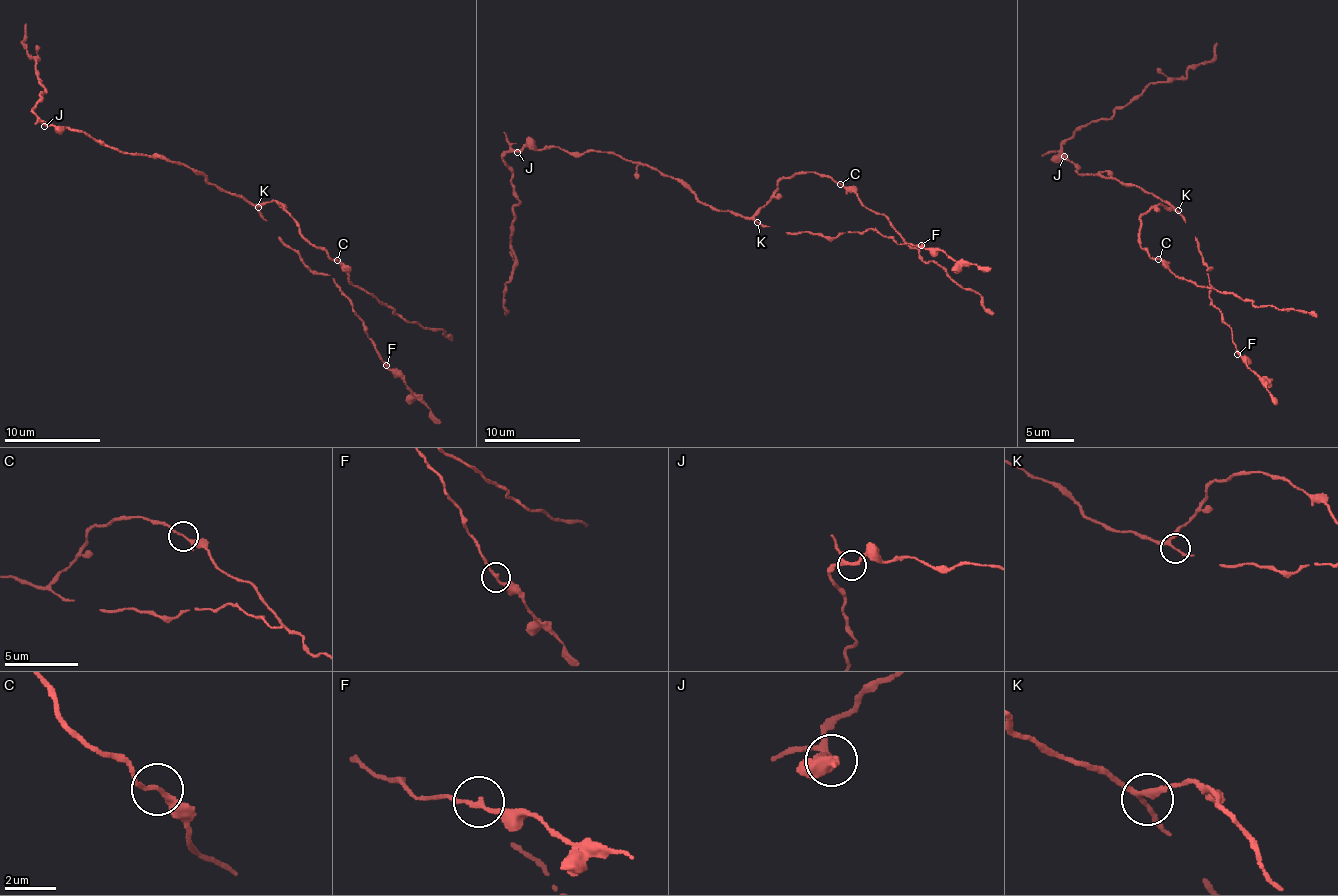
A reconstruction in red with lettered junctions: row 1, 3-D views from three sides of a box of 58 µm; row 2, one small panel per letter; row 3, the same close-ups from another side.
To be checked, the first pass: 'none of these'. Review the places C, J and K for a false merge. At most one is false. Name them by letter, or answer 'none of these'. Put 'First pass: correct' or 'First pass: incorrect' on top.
First pass: correct
none of these

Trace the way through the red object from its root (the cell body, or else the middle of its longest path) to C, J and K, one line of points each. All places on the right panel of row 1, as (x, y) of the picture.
C: (1144, 190), (1172, 206), (1155, 204), (1140, 218), (1140, 247), (1159, 259)
J: (1144, 190), (1102, 175), (1078, 174), (1076, 166), (1060, 155), (1064, 156)
K: (1144, 190), (1178, 210)

